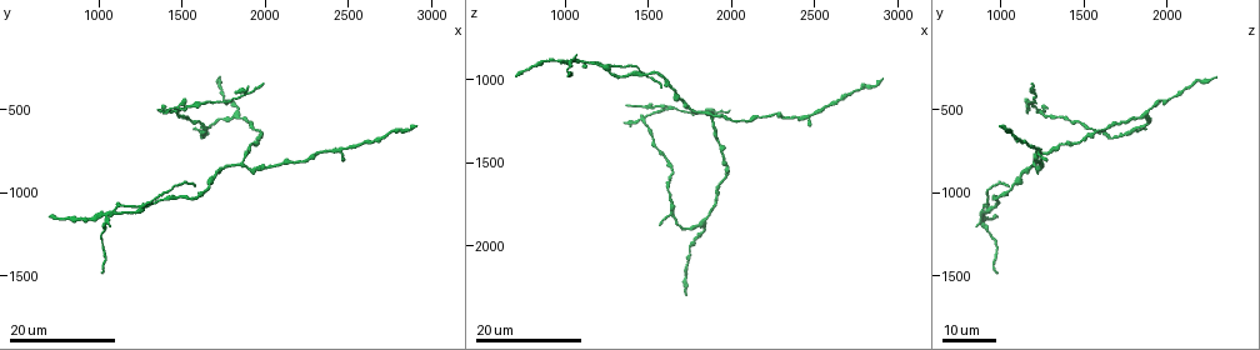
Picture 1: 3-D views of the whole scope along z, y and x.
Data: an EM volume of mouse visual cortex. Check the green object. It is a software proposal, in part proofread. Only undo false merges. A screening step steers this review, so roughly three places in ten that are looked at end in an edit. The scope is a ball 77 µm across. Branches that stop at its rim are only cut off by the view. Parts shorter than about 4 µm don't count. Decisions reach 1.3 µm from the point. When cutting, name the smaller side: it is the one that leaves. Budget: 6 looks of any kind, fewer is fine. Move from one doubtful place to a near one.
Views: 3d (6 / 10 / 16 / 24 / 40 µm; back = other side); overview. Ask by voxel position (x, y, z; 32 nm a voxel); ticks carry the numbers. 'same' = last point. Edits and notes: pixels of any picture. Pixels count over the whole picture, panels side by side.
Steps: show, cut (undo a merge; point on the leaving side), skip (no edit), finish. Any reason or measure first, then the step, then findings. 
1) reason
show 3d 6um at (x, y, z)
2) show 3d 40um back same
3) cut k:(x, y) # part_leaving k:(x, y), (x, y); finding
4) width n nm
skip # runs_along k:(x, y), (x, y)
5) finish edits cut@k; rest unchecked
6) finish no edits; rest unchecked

a narrow waist
show 3d 24um at (1520, 560, 1380)

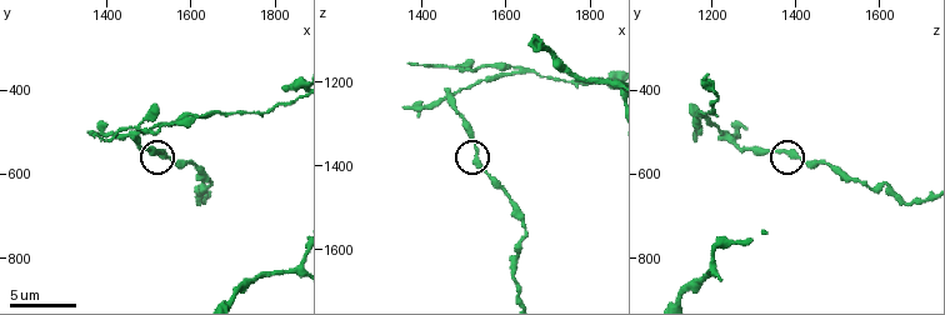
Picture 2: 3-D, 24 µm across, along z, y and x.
closer look
show 3d 6um at (1530, 545, 1360)

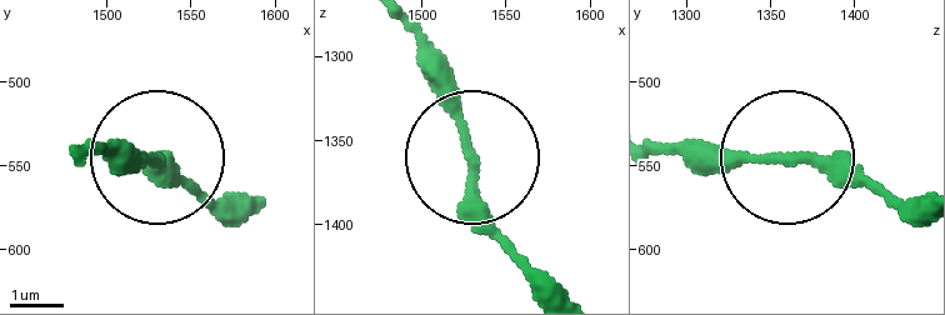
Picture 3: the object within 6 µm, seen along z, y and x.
skip # all the same cell

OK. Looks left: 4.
three arms meet
show 3d 24um at (1860, 840, 1200)

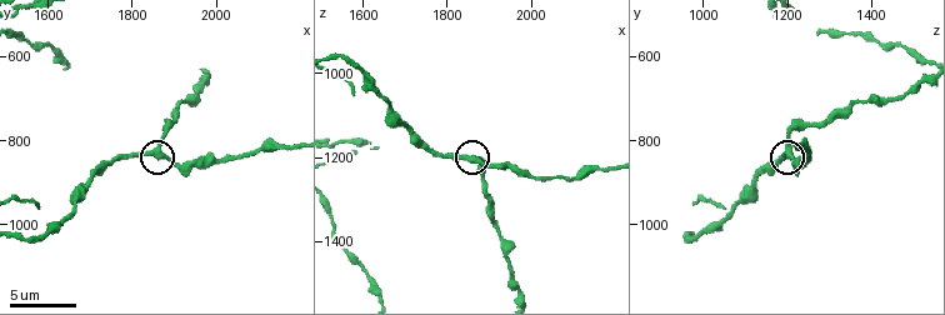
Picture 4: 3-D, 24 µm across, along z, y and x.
closer look
show 3d 6um at (1855, 835, 1205)

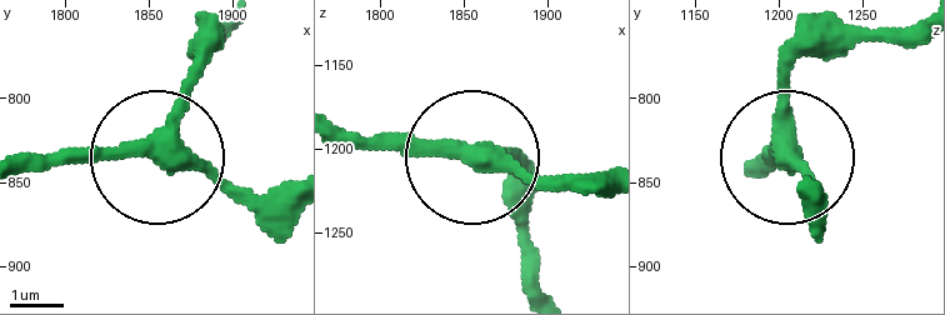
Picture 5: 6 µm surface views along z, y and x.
side_arm 40 um
skip # runs_along 5:(916, 20), (823, 43), (786, 78), (809, 235); continuous, no second cell

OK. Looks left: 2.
calibre changes
show 3d 6um at (1625, 630, 1600)

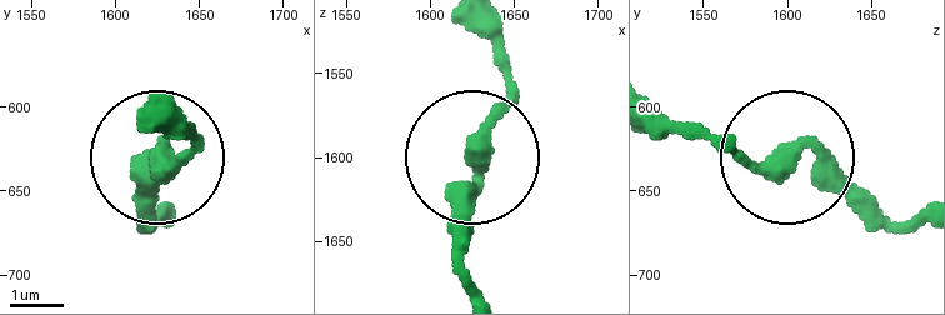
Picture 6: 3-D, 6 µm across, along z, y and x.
skip # runs_along 6:(468, 281), (464, 200), (504, 80), (504, 26); all the same cell

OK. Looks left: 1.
finish no edits; rest unchecked

